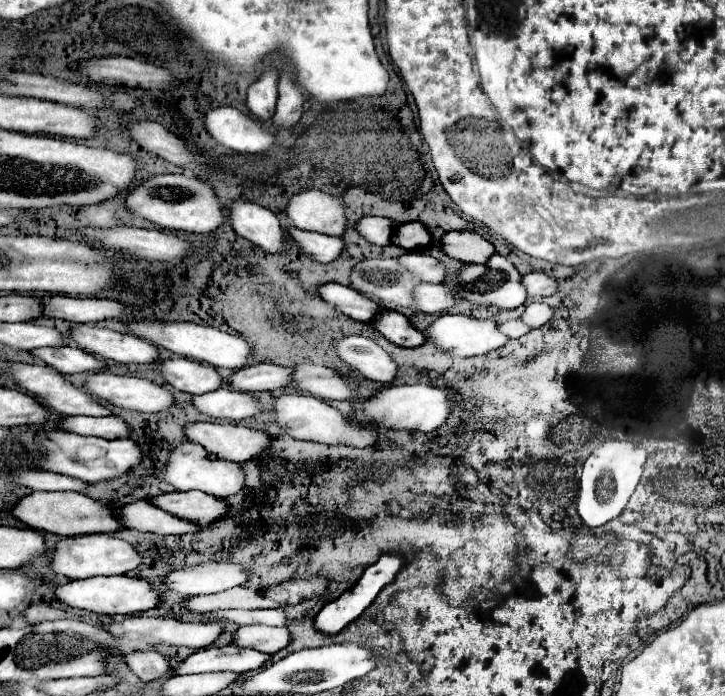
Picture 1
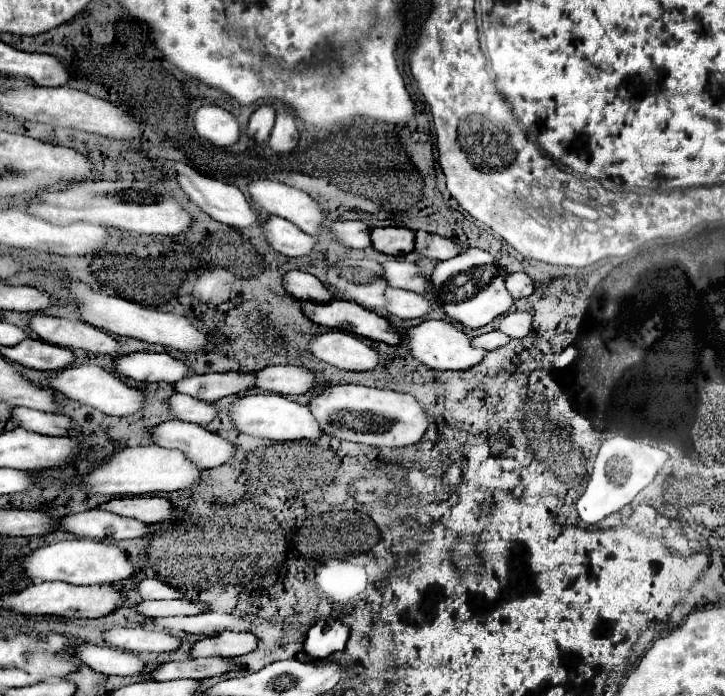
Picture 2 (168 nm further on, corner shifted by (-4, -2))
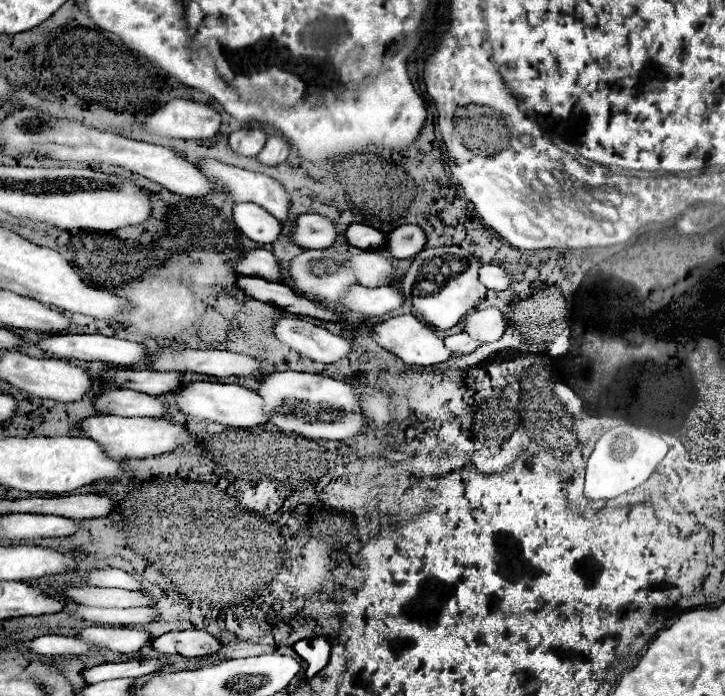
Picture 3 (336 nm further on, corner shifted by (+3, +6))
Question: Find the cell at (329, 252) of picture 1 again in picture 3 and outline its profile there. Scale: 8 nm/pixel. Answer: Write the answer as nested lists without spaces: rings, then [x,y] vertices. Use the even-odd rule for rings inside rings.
[[[238,203],[232,207],[236,227],[256,243],[274,243],[280,235],[280,221],[258,205]]]

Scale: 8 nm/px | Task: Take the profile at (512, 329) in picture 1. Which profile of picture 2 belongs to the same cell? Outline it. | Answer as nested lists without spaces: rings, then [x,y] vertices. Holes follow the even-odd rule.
[[[491,331],[491,333],[485,333],[485,335],[479,335],[479,337],[475,337],[473,339],[479,347],[487,347],[487,351],[493,351],[493,349],[497,349],[497,347],[503,347],[503,345],[507,345],[511,339],[509,339],[509,335],[503,335],[503,331]]]

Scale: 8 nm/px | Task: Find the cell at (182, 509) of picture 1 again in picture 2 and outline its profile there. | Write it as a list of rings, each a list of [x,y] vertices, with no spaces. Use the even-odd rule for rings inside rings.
[[[121,497],[111,499],[109,503],[101,505],[99,509],[113,511],[123,517],[135,517],[143,523],[161,523],[175,519],[171,515],[171,503],[167,503],[163,497]]]

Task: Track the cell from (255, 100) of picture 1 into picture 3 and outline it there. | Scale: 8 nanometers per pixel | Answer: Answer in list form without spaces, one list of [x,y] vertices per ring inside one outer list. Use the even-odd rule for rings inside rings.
[[[244,127],[236,133],[232,133],[228,143],[234,153],[244,155],[244,157],[256,157],[266,143],[266,135],[260,127]]]

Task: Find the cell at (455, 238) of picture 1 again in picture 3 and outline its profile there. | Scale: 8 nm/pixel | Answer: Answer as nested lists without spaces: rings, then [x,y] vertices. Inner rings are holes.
[[[402,225],[388,233],[386,249],[394,259],[410,259],[416,257],[420,249],[424,249],[426,235],[418,225]]]

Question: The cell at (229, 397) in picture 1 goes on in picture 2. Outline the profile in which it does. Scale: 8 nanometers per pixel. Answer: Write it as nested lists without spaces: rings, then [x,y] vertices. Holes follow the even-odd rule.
[[[175,393],[169,399],[169,405],[171,405],[173,415],[177,419],[181,419],[181,421],[191,421],[191,423],[207,425],[215,417],[219,417],[219,409],[213,403],[203,403],[201,399],[195,399],[195,397],[183,395],[183,393]]]

